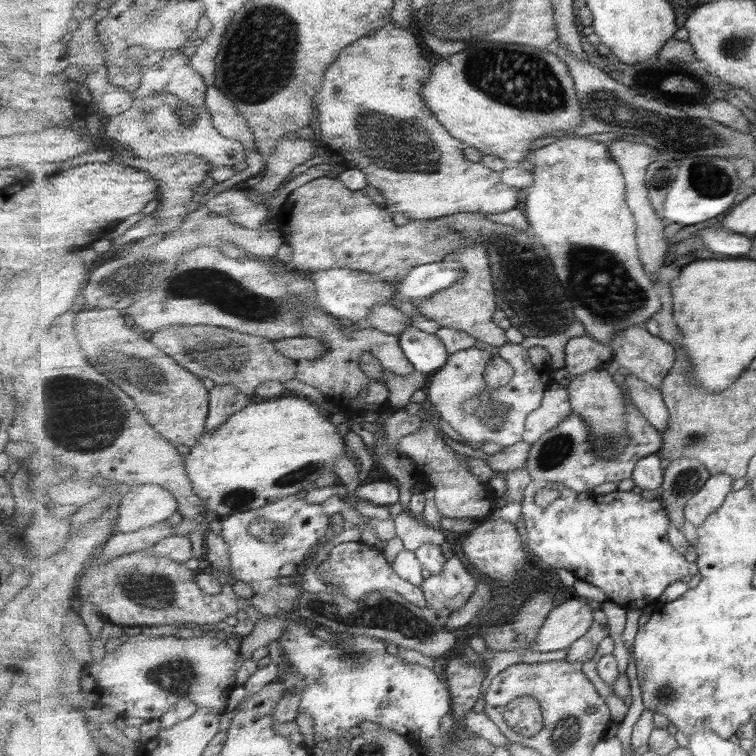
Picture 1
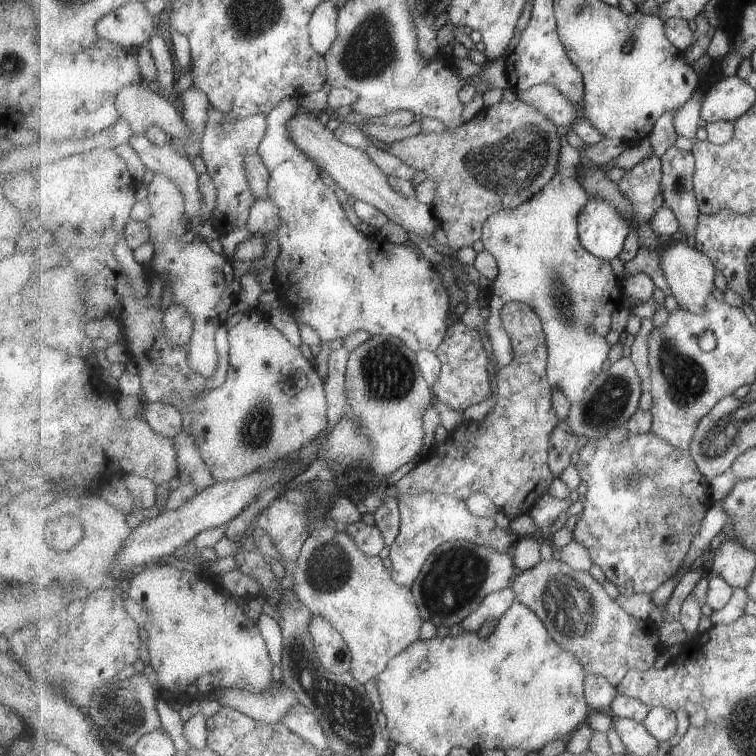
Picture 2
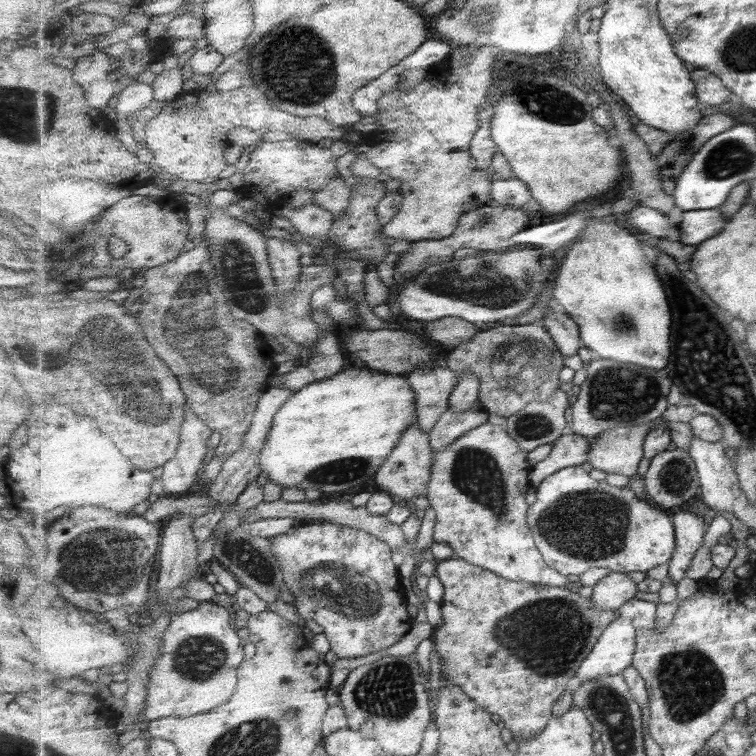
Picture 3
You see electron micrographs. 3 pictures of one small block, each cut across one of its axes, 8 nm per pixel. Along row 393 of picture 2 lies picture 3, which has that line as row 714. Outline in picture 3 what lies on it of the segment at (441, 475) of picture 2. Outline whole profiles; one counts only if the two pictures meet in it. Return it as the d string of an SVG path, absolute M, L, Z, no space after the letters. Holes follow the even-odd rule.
M454 556L438 562L436 575L446 586L441 605L443 622L434 626L431 636L441 664L440 676L461 686L486 711L497 714L514 739L539 736L554 717L554 706L564 696L565 689L571 681L576 681L581 663L603 631L619 617L618 610L597 609L591 598L567 588L510 581L492 570Z

